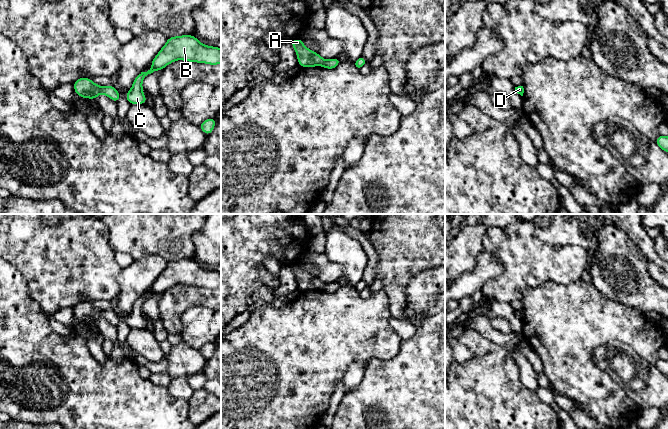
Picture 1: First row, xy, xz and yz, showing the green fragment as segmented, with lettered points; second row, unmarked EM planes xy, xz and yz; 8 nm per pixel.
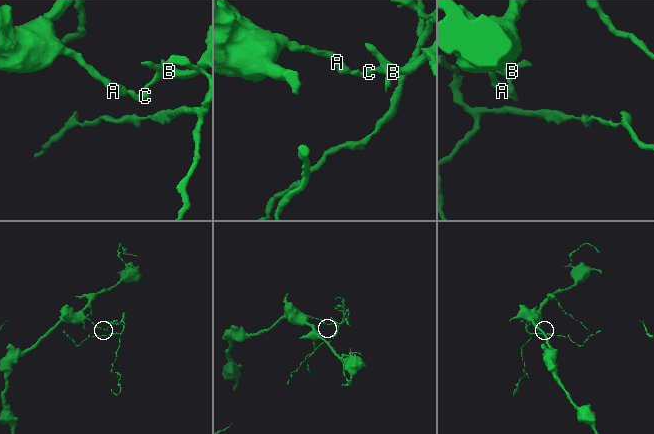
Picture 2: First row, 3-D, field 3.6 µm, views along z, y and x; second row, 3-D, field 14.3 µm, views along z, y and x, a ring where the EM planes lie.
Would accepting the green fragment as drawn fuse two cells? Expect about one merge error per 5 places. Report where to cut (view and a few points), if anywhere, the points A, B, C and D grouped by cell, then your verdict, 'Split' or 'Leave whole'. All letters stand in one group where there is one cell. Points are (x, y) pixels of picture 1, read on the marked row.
Split along xy (100, 87), (101, 92). Groups: A / B C D. Split

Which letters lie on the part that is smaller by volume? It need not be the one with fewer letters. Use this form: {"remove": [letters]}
{"remove": ["B", "C", "D"]}

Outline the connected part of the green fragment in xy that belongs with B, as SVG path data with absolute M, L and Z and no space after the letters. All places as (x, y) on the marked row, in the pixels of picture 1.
M193 35L170 37L159 53L152 60L152 66L147 72L138 74L132 88L127 92L127 101L133 104L146 104L142 81L148 75L157 70L164 69L168 64L176 60L188 62L206 63L209 65L221 64L221 48L203 45Z

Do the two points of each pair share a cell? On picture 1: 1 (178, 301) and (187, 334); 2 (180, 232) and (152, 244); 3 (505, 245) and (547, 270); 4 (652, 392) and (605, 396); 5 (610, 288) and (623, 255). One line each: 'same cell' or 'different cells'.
1: different cells
2: same cell
3: same cell
4: different cells
5: same cell

